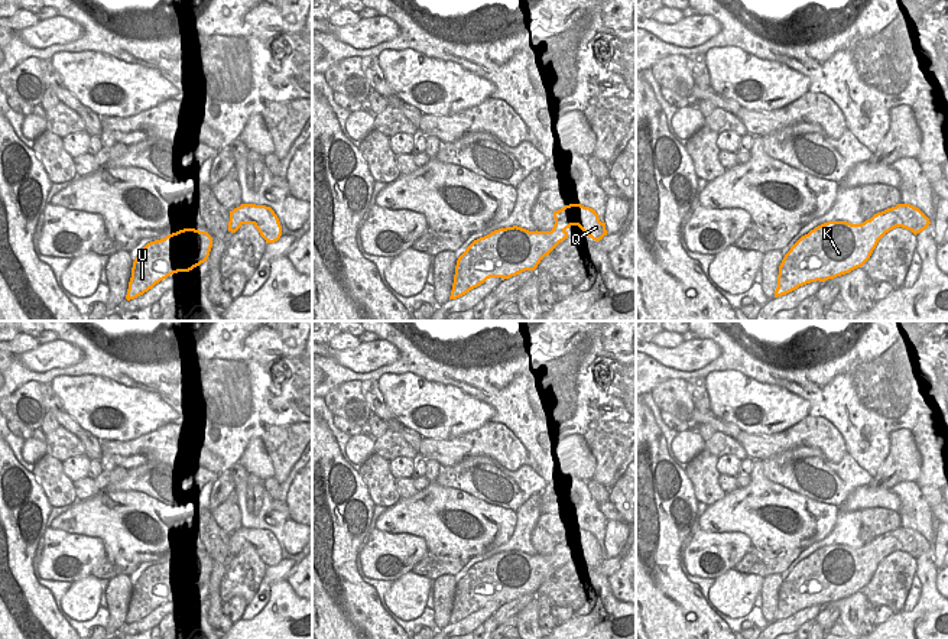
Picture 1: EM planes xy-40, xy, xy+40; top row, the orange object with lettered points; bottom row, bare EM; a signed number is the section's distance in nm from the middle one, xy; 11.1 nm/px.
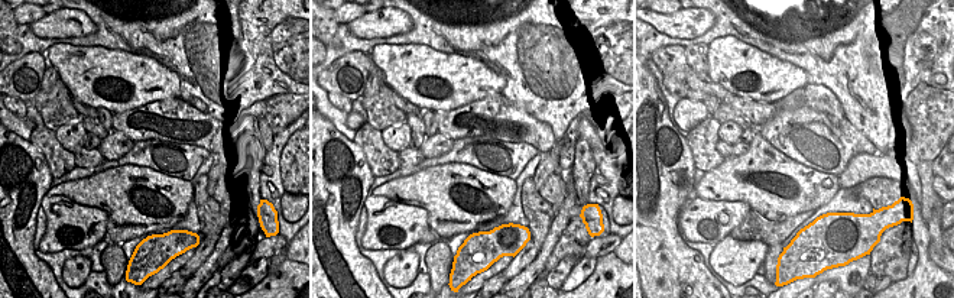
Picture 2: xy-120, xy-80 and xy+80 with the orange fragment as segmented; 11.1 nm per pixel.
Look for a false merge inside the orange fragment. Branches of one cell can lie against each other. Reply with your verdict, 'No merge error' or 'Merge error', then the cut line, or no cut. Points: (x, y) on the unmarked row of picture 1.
No merge error. No split

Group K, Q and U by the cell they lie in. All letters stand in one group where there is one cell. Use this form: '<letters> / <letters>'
K Q U

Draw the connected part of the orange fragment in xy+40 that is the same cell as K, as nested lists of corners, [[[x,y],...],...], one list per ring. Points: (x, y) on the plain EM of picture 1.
[[[897,528],[861,548],[824,546],[802,559],[785,578],[775,622],[806,607],[825,606],[861,591],[879,564],[896,551],[910,554],[916,559],[929,548],[929,542],[910,528]]]

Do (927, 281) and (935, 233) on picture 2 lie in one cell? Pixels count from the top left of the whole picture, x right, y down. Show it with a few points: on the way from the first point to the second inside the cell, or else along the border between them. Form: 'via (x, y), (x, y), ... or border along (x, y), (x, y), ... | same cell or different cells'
border along (927, 222), (930, 246) | different cells

